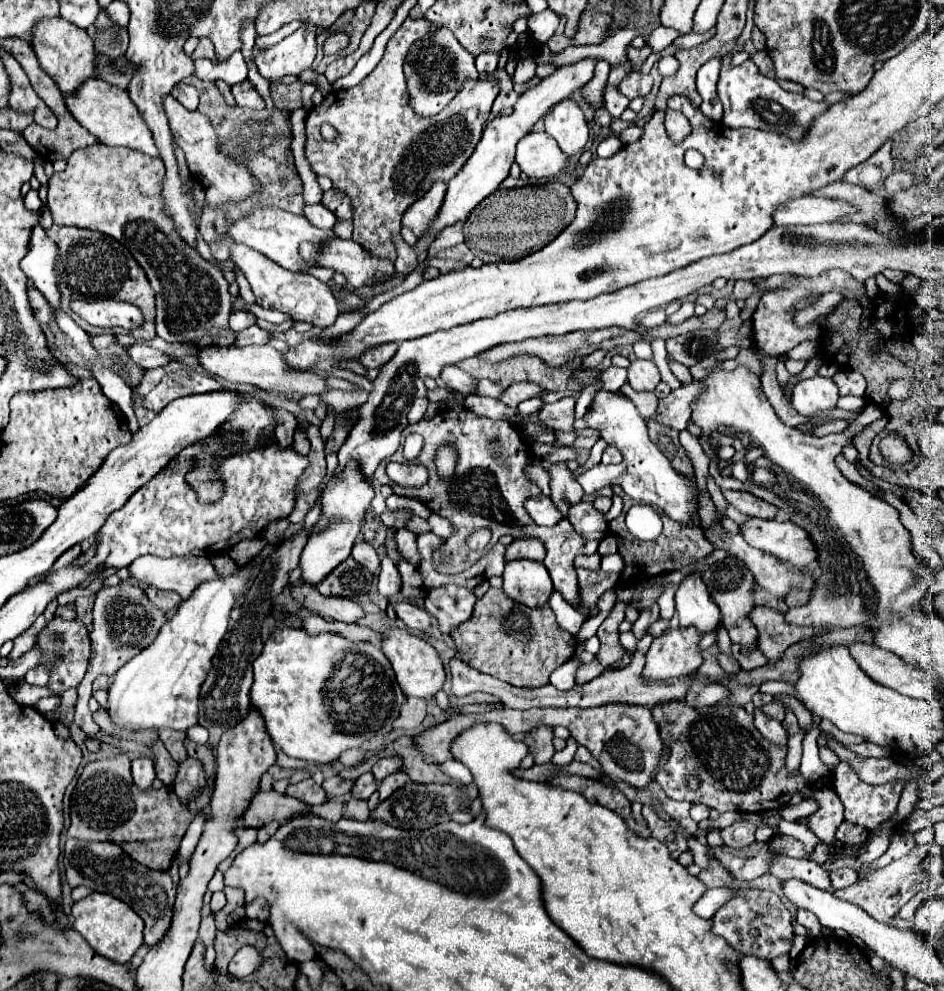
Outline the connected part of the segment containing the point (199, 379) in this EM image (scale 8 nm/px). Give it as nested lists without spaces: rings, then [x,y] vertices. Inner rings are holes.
[[[181,368],[177,372],[163,376],[157,388],[151,390],[151,394],[147,394],[143,402],[145,408],[161,412],[175,398],[197,392],[211,392],[211,390],[221,390],[221,384],[213,376],[197,372],[193,368]]]

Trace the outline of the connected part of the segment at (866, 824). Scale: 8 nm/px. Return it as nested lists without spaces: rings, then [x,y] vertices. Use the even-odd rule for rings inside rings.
[[[839,762],[831,770],[831,788],[837,792],[837,796],[841,798],[843,806],[845,806],[845,820],[851,824],[863,826],[867,832],[879,832],[881,824],[891,820],[891,816],[897,812],[897,802],[901,798],[903,786],[905,786],[903,780],[885,782],[881,786],[865,784],[853,770],[849,770],[849,766],[845,766],[845,762]]]

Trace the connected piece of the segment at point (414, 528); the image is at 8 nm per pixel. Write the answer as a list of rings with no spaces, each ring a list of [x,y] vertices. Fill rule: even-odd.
[[[411,514],[411,518],[407,520],[407,526],[405,528],[411,530],[411,532],[415,532],[415,534],[421,534],[421,532],[427,532],[429,530],[427,522],[423,518],[419,518],[417,514]]]

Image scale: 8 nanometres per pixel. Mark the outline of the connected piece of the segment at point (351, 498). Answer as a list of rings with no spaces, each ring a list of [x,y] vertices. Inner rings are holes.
[[[351,460],[341,472],[333,472],[329,482],[323,488],[321,494],[321,518],[327,518],[329,524],[325,524],[321,530],[315,530],[301,554],[301,568],[303,568],[303,580],[309,584],[321,582],[337,564],[341,564],[355,544],[355,538],[361,532],[361,524],[365,520],[365,512],[371,506],[371,500],[375,498],[375,490],[371,482],[363,476],[361,466]]]

